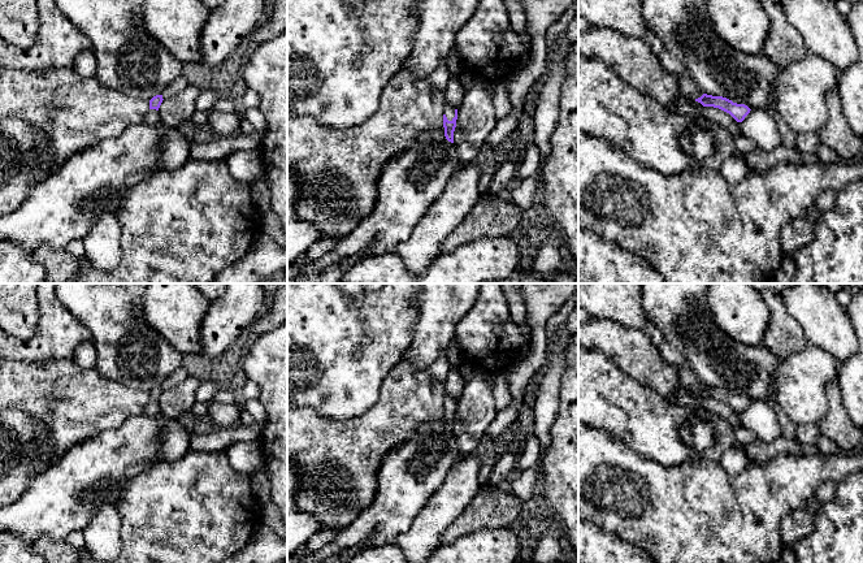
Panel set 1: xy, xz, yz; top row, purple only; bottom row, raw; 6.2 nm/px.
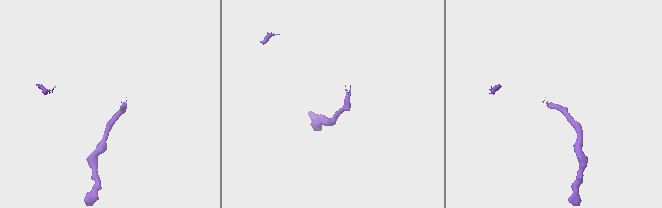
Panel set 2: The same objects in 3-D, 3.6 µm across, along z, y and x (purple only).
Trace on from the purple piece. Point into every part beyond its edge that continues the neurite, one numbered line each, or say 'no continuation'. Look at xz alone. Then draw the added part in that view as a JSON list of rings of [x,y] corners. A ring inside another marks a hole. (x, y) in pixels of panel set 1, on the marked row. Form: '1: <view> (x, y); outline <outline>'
1: xz (449, 111); outline [[[446,103],[443,114],[447,117],[448,121],[452,121],[452,118],[455,117],[455,108]]]

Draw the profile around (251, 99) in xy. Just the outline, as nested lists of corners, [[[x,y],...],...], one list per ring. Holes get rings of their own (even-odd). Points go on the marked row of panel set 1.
[[[247,88],[244,95],[238,99],[238,105],[243,111],[259,109],[260,103],[261,103],[260,95],[251,88]]]

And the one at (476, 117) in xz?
[[[478,75],[472,88],[465,91],[461,105],[457,108],[457,127],[464,133],[467,140],[481,147],[496,124],[491,83]]]

